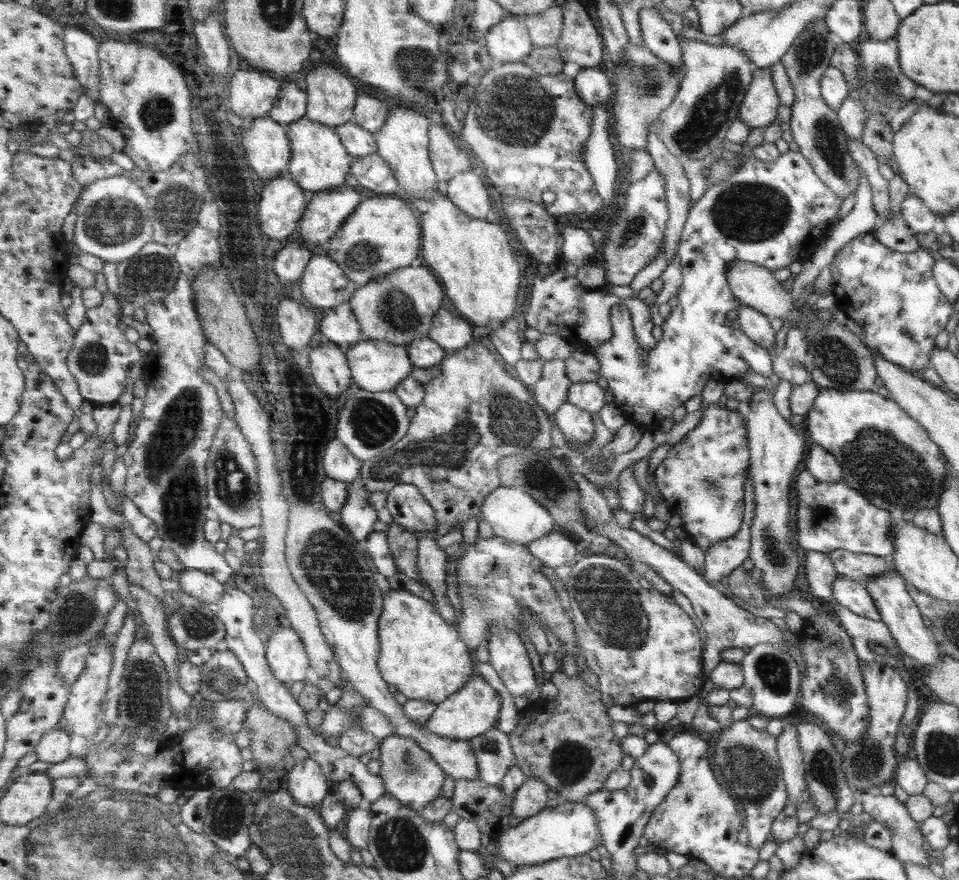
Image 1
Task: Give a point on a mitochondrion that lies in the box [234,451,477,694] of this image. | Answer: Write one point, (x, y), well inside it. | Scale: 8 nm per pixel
(332, 568)

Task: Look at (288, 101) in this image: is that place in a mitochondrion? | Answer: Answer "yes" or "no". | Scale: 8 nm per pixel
no

